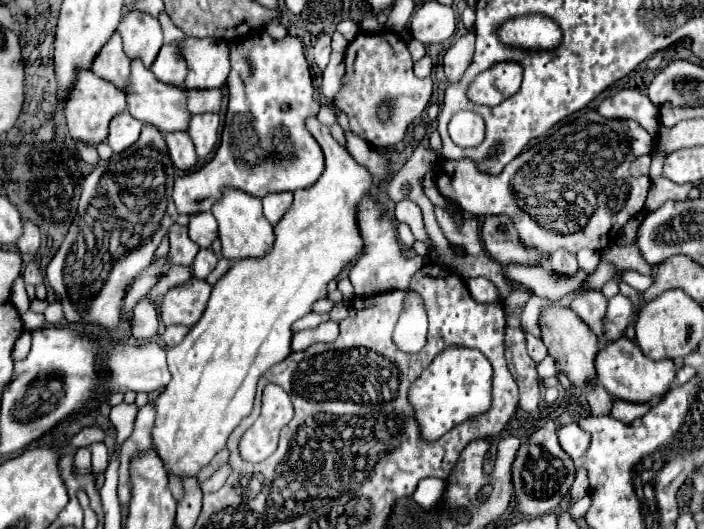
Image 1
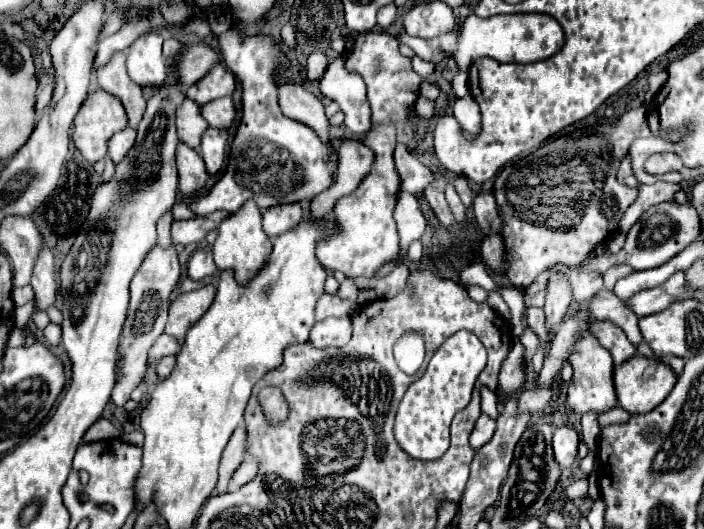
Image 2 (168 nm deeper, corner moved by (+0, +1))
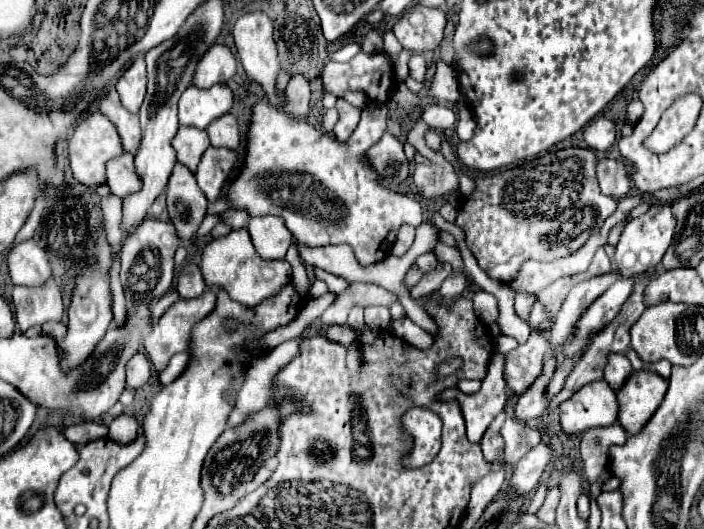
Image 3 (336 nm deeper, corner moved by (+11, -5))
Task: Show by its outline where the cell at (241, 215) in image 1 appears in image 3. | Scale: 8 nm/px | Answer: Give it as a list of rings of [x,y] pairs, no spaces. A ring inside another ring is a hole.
[[[245,228],[231,230],[227,236],[211,240],[201,254],[201,272],[207,286],[221,286],[227,290],[229,298],[245,306],[257,306],[261,300],[271,298],[281,290],[285,282],[291,280],[291,266],[285,260],[263,260],[249,238]]]

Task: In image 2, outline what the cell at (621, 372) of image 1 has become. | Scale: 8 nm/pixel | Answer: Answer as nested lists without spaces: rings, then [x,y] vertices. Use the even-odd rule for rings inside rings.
[[[634,356],[626,360],[624,364],[616,366],[616,394],[618,394],[618,406],[624,408],[630,414],[646,414],[654,410],[674,388],[676,374],[668,364],[652,362],[644,356]]]

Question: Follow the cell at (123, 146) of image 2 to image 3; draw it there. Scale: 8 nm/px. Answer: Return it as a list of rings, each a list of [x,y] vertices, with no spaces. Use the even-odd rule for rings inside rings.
[[[121,154],[117,158],[111,158],[107,162],[107,186],[111,188],[111,192],[119,198],[137,192],[141,188],[139,178],[133,172],[133,156],[131,154]]]

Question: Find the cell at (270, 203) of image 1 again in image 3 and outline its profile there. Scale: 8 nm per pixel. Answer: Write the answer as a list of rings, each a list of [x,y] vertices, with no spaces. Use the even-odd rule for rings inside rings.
[[[259,216],[251,218],[247,226],[253,246],[265,260],[283,260],[285,252],[291,244],[293,234],[289,234],[289,228],[281,218],[277,216]]]

